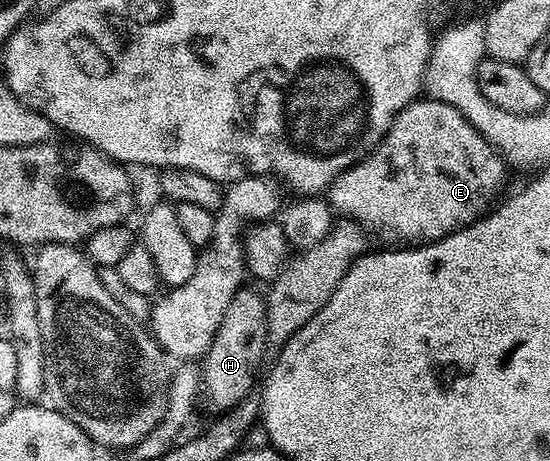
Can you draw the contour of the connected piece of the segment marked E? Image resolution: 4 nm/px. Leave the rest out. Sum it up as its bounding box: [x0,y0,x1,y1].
[327,98,507,246]

